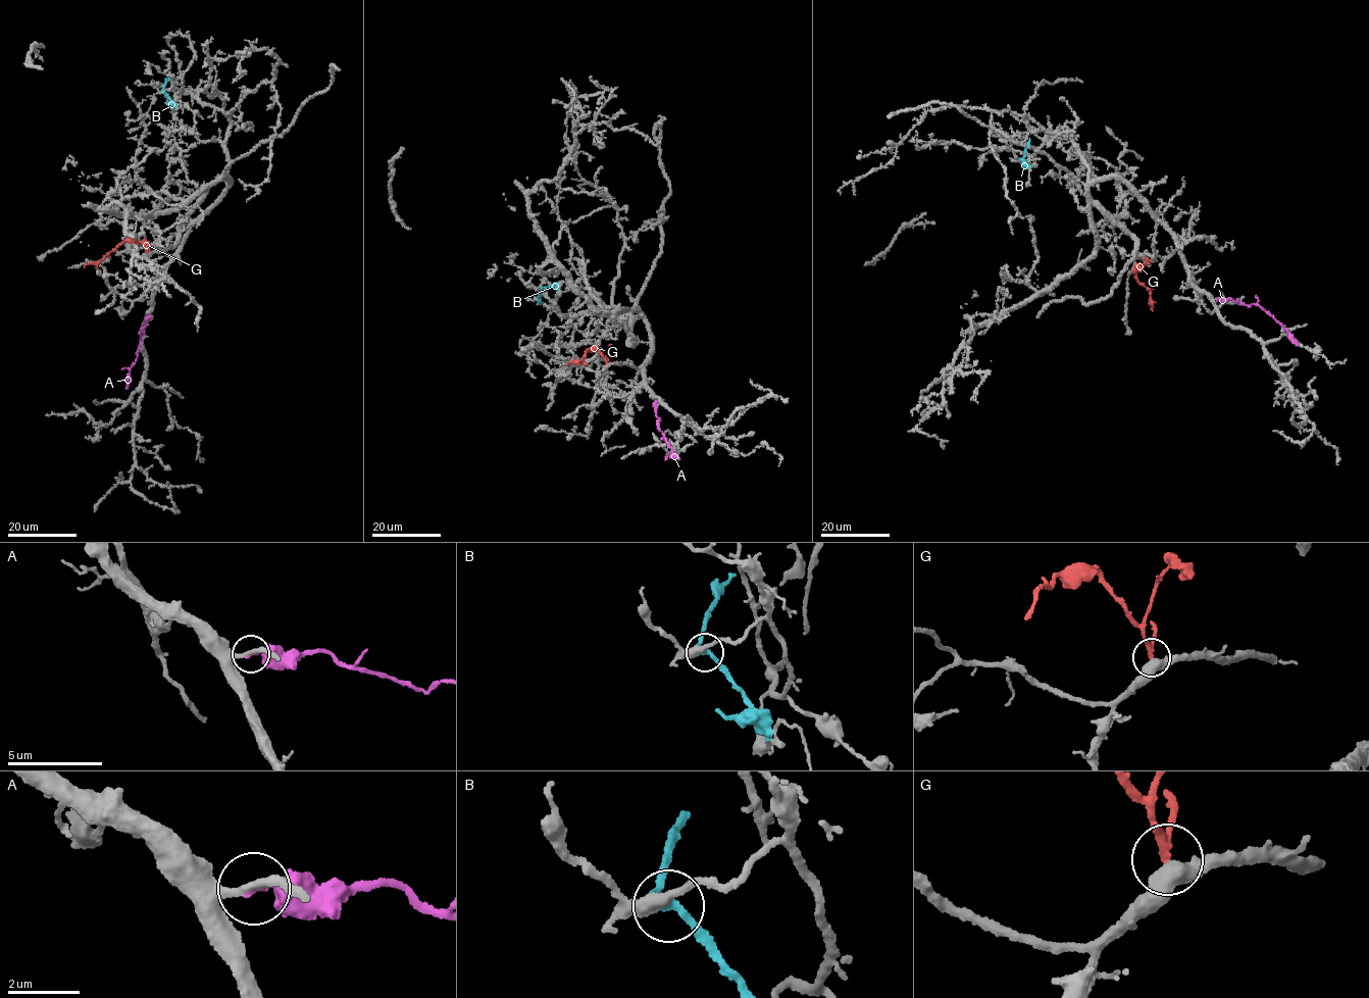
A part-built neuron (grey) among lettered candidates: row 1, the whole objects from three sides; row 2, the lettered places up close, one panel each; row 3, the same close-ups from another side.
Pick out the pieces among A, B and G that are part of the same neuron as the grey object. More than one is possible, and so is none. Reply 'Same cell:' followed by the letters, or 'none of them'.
Same cell: G

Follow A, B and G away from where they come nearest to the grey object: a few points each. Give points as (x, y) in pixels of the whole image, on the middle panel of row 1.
A: (656, 400), (659, 429), (672, 455), (678, 459)
B: (541, 288), (541, 304)
G: (607, 363), (597, 348), (592, 347), (582, 361), (568, 363)

